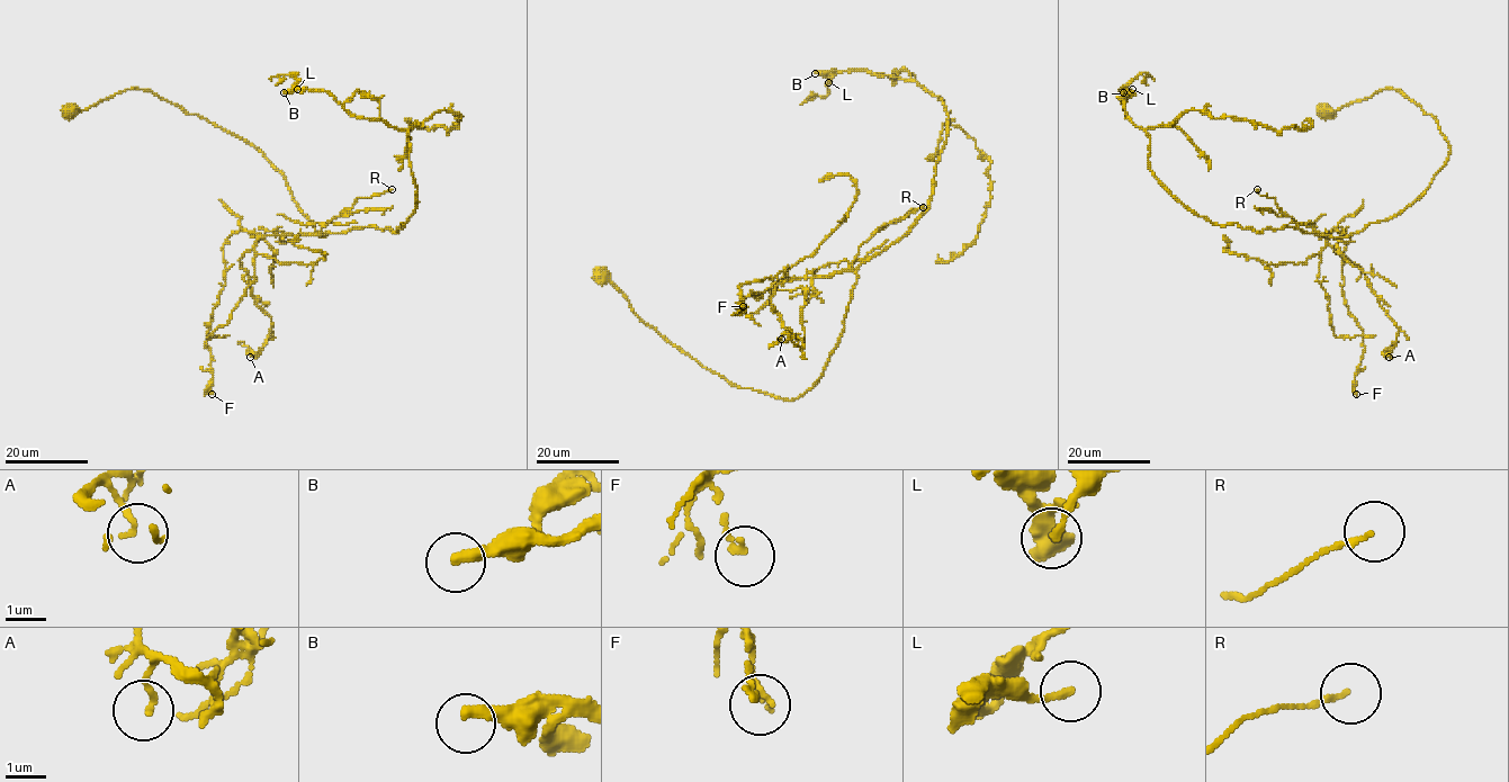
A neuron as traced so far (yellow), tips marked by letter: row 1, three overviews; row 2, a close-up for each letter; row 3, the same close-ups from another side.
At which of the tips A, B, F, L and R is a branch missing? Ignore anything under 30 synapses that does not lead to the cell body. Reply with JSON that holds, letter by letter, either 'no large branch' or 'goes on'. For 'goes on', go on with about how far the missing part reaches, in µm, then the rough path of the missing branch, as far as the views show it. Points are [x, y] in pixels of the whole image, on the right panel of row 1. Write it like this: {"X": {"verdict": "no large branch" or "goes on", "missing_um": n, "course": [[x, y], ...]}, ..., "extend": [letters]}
{"A": {"verdict": "no large branch"}, "B": {"verdict": "goes on", "missing_um": 35, "course": [[1123, 92], [1130, 99], [1157, 97], [1155, 110], [1180, 129], [1176, 120]]}, "F": {"verdict": "no large branch"}, "L": {"verdict": "no large branch"}, "R": {"verdict": "no large branch"}, "extend": ["B"]}

